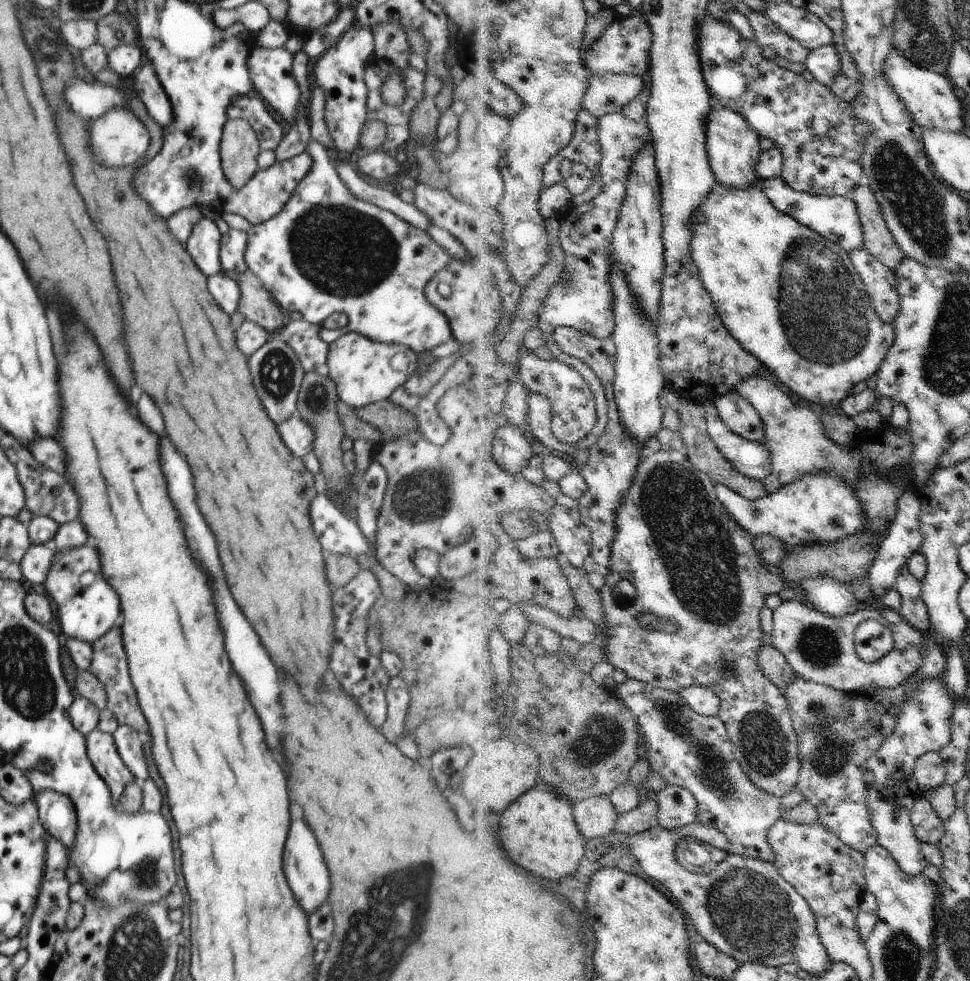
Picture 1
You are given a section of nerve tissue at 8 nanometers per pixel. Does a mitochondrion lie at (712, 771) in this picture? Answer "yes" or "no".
yes

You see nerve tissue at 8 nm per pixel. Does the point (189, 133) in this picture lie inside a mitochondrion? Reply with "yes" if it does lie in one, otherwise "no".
no

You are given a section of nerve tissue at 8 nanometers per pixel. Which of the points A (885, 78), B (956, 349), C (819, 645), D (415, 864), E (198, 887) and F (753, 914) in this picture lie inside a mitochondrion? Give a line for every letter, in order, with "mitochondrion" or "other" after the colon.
A: other
B: mitochondrion
C: mitochondrion
D: mitochondrion
E: other
F: mitochondrion

